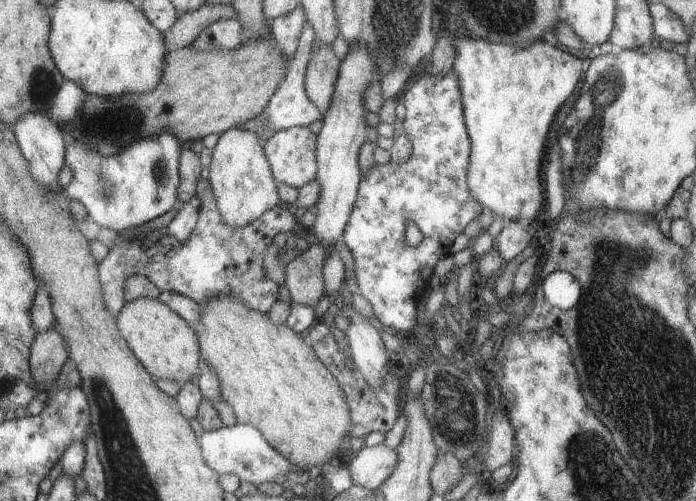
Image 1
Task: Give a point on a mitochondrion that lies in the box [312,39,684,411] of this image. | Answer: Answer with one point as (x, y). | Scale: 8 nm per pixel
(611, 90)

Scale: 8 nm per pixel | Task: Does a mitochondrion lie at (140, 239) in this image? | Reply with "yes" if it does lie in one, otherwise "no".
no

